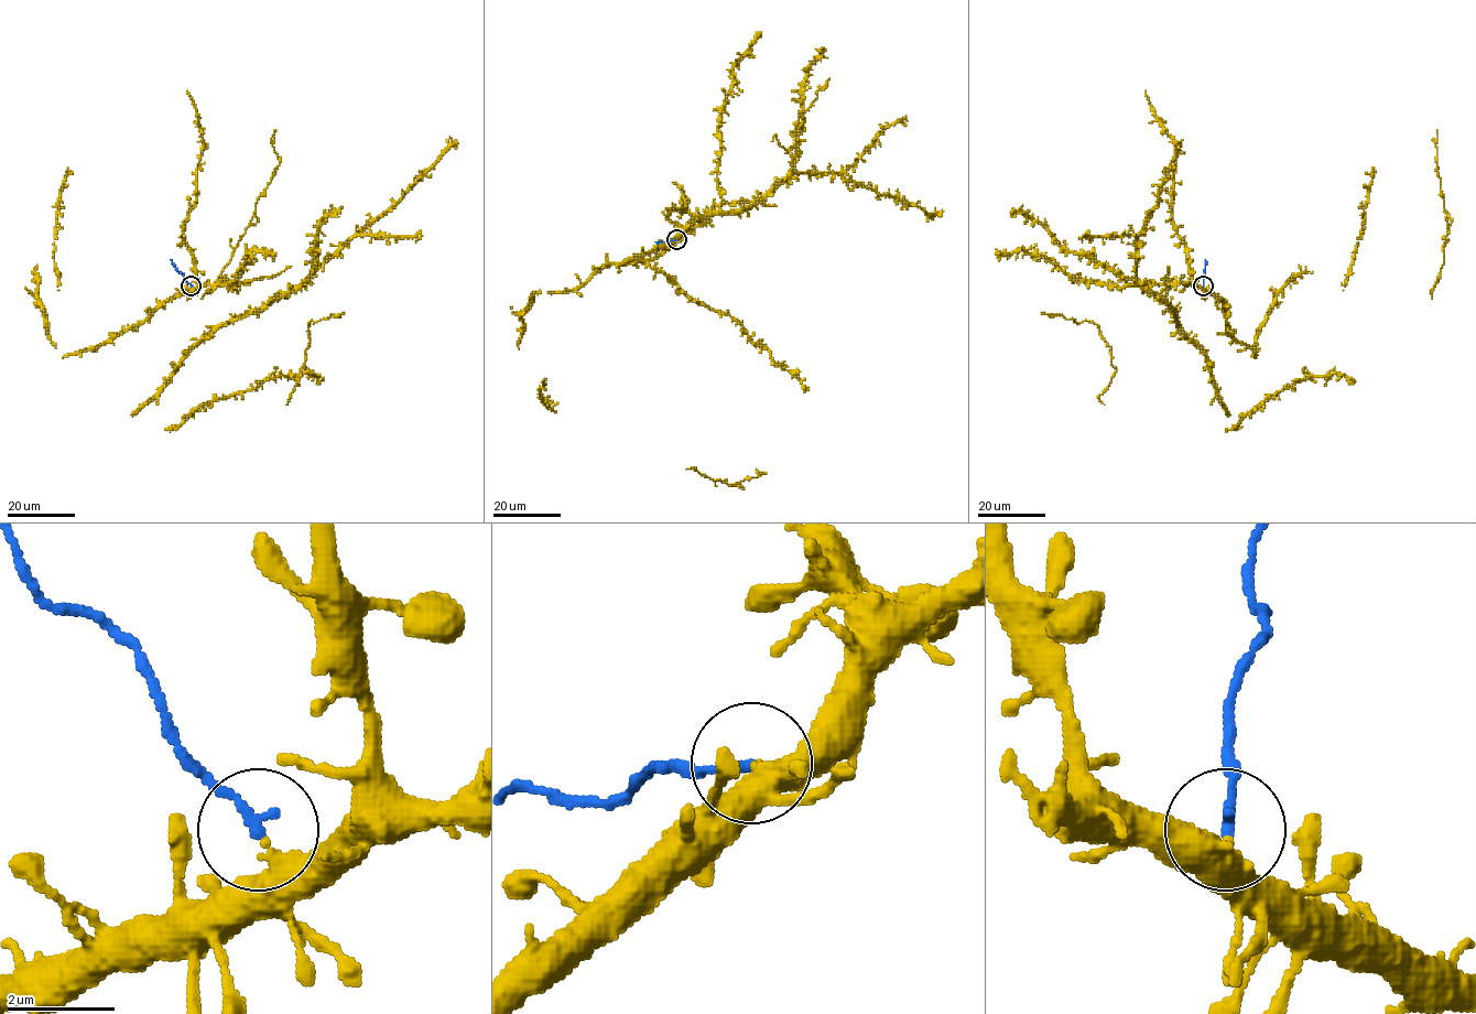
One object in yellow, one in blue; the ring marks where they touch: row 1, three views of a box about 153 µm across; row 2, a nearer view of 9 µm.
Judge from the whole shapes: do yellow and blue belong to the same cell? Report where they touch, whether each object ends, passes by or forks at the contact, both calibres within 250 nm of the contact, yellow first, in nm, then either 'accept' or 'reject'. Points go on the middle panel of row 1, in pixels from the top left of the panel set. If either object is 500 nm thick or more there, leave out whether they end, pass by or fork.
at (676, 239); yellow ends there; blue ends there; 380 nm thick on the yellow side, 200 nm on the other; reject

